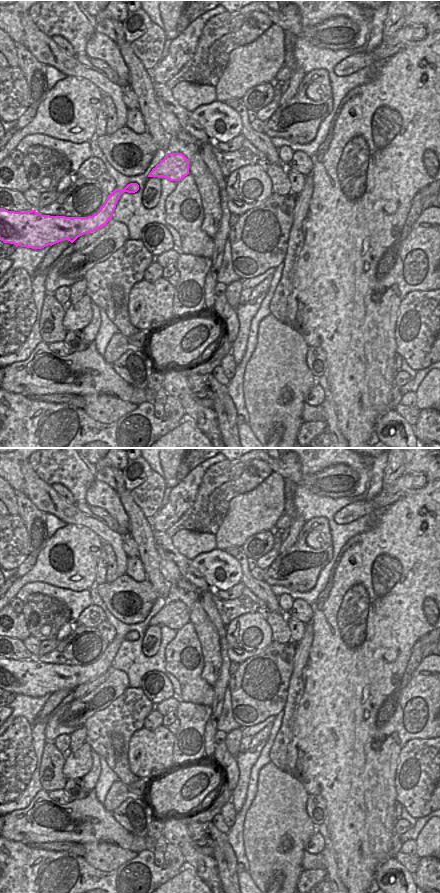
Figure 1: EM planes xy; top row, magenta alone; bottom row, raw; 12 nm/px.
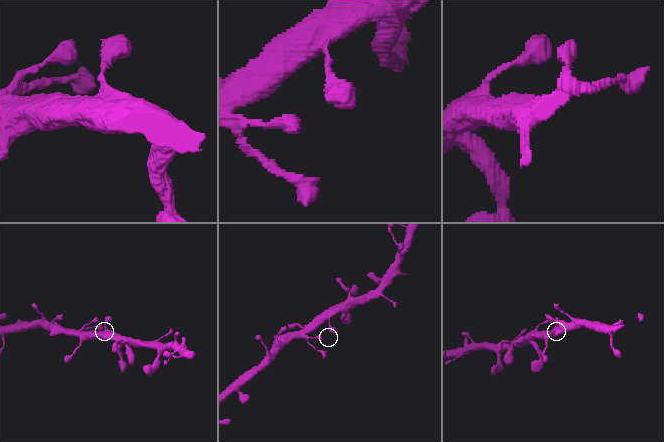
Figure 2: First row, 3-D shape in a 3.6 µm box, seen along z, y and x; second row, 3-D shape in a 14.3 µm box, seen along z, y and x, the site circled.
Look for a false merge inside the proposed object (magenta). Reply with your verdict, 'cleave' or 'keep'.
keep

